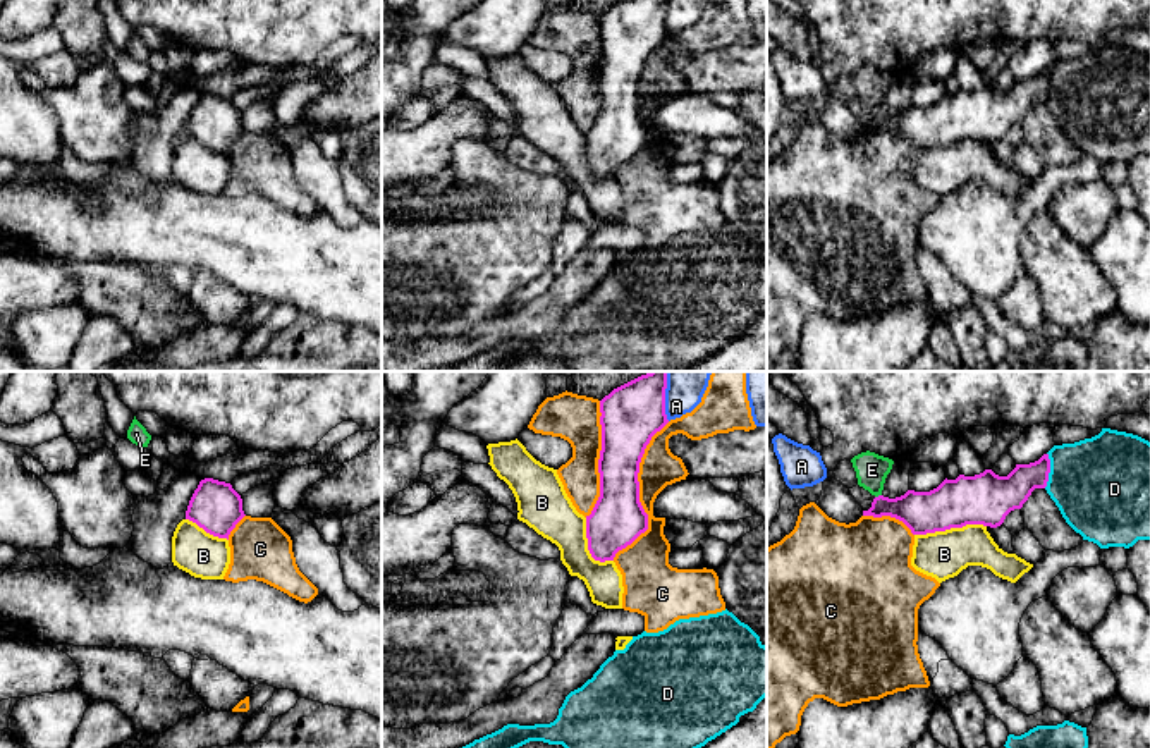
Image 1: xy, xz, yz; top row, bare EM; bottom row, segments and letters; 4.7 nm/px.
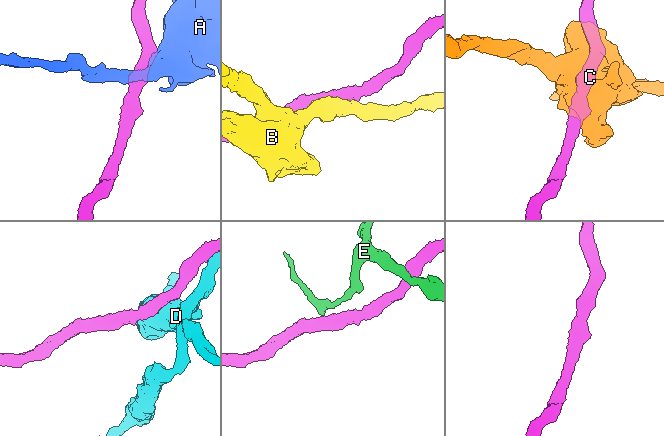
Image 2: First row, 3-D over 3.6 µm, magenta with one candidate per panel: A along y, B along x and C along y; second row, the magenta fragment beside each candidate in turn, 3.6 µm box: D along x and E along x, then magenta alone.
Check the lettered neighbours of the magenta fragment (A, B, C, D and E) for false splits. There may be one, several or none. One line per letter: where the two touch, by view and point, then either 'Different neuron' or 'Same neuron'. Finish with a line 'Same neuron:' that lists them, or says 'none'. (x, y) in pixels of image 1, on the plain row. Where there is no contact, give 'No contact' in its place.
A: Touches magenta at xz (664, 18). Different neuron
B: Touches magenta at yz (949, 143). Different neuron
C: Touches magenta at xz (638, 107). Different neuron
D: Touches magenta at yz (1049, 85). Different neuron
E: Touches magenta at yz (879, 110). Different neuron
Same neuron: none

